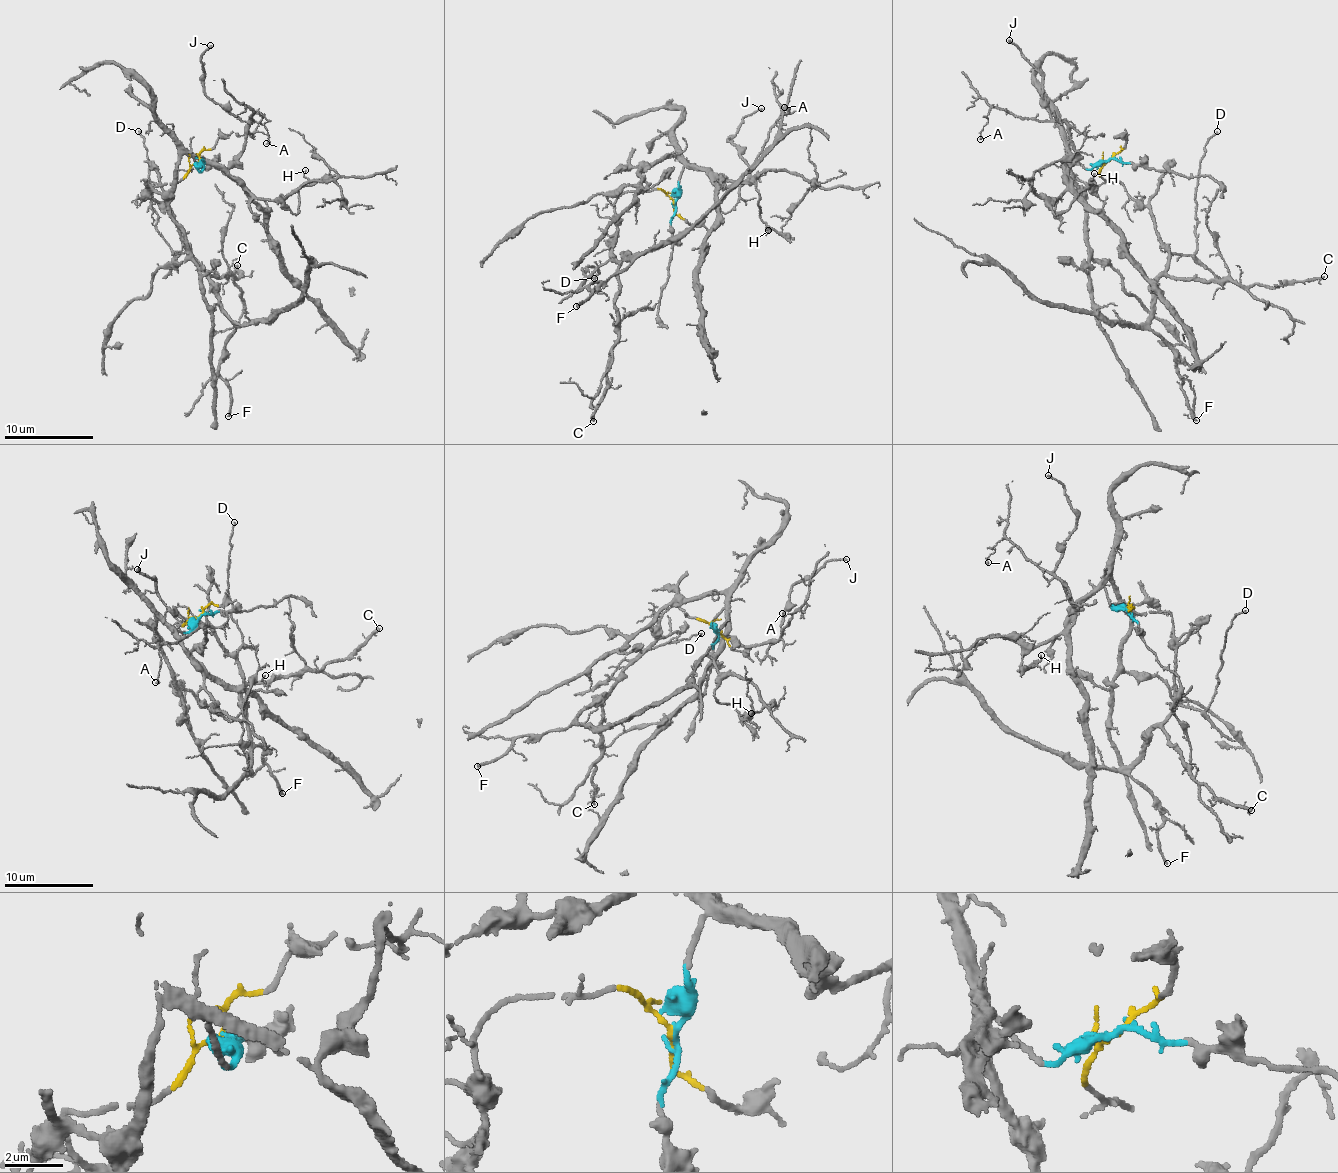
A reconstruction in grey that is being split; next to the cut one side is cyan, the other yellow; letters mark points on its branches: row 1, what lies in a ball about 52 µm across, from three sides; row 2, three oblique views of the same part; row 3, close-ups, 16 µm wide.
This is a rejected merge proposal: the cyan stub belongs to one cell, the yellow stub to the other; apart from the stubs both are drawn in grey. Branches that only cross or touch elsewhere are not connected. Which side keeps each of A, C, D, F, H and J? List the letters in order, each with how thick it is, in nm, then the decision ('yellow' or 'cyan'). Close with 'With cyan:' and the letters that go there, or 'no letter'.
A: calibre 140 nm; cyan
C: calibre 240 nm; yellow
D: calibre 140 nm; yellow
F: calibre 190 nm; yellow
H: calibre 120 nm; cyan
J: calibre 150 nm; cyan
With cyan: A, H, J

